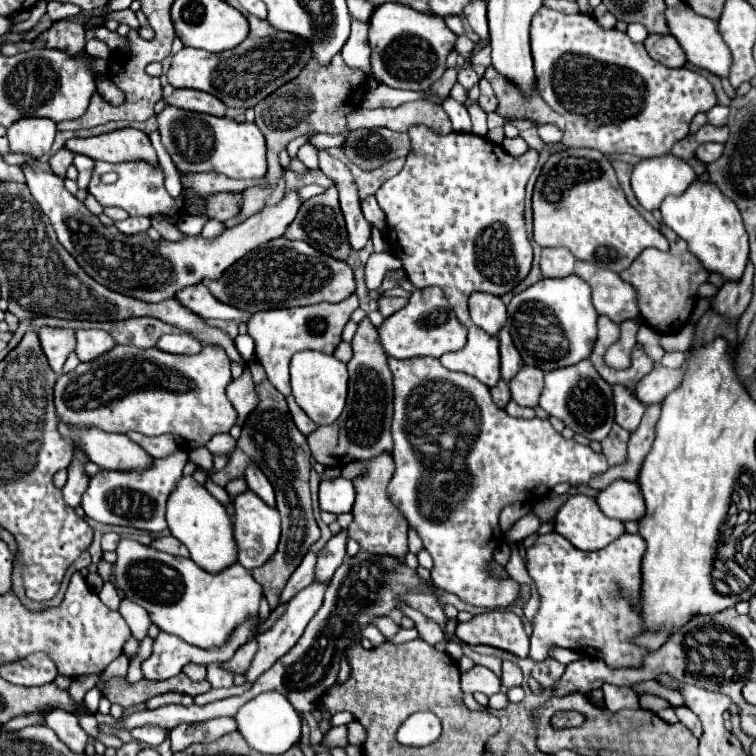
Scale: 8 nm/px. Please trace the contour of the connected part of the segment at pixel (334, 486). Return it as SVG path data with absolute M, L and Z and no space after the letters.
M345 477L327 479L321 481L319 485L319 507L323 511L331 511L337 515L347 513L353 507L353 499L355 499L353 483Z

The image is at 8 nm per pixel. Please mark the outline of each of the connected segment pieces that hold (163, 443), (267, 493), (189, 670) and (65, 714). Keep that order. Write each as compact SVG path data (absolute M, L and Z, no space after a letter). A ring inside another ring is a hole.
M129 433L127 435L131 441L135 441L137 445L141 445L147 453L151 453L155 459L163 459L173 455L175 451L179 451L173 435L161 435L161 437L145 437L141 433Z
M251 463L251 465L247 467L247 471L245 471L245 481L247 481L247 485L249 485L249 489L251 489L253 493L257 493L267 505L275 507L275 491L273 491L269 479L261 473L259 467L255 467L255 465Z
M189 663L187 667L183 667L183 673L191 679L191 681L203 681L205 679L205 665L195 665L195 663Z
M51 709L47 715L45 715L45 725L51 727L57 737L73 751L73 753L83 753L85 751L85 745L87 745L87 739L89 735L81 729L77 717L69 711L63 711L63 709Z

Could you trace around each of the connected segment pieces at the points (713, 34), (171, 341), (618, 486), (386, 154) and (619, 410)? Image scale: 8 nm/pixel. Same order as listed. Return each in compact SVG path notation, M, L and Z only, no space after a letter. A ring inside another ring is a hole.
M679 3L677 7L667 7L665 11L671 35L679 41L679 45L683 47L687 61L695 67L703 67L707 71L711 71L717 77L729 77L729 69L731 69L731 51L727 47L727 43L723 41L719 29L717 29L717 21L707 19L703 15L697 15L691 7L685 7L685 3Z
M163 335L163 339L159 337L157 349L165 351L165 353L199 353L201 351L201 343L189 335Z
M615 481L597 495L597 503L603 513L621 523L639 521L645 515L645 499L641 489L633 481Z
M383 127L349 131L341 151L363 171L373 171L383 163L409 153L409 135Z
M613 387L613 391L615 391L615 421L631 433L639 427L645 407L635 399L635 395L631 395L631 391L625 391L625 387Z

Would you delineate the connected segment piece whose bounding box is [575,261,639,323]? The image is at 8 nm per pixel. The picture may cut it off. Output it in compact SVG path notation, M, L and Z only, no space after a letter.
M577 261L575 273L593 289L593 305L599 315L607 315L615 323L635 319L639 315L637 293L631 283L625 283L617 273L601 269L589 261Z

